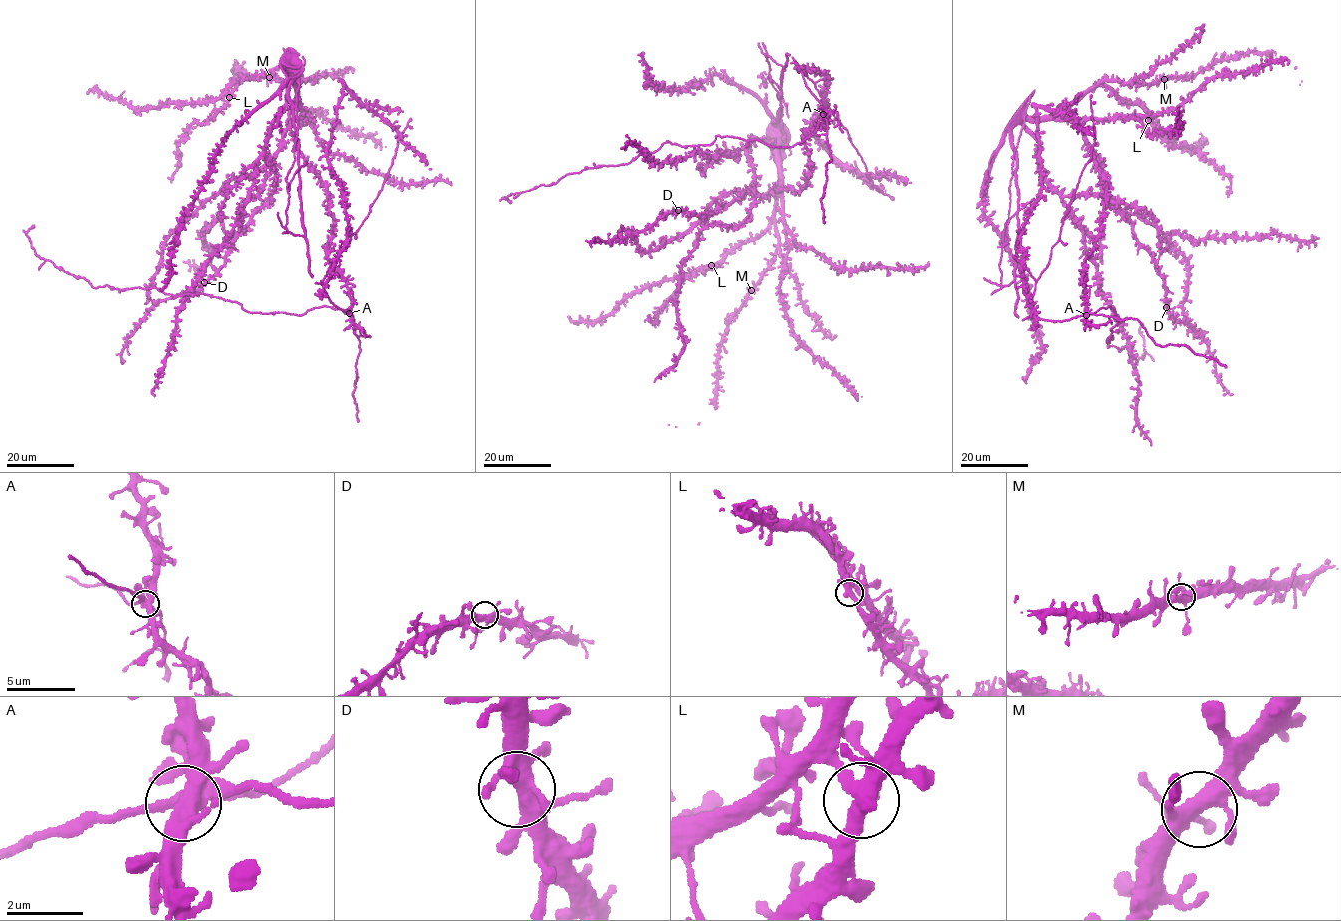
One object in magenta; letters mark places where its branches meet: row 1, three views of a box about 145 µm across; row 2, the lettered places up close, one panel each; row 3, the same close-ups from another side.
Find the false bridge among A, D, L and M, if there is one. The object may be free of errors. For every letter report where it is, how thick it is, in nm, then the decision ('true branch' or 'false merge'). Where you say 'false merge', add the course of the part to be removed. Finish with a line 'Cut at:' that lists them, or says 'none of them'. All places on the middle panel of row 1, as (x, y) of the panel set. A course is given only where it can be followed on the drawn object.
A: place (823, 114); calibre 440 nm; true branch
D: place (678, 210); calibre 400 nm; true branch
L: place (711, 265); calibre 380 nm; true branch
M: place (751, 290); calibre 400 nm; true branch
Cut at: none of them

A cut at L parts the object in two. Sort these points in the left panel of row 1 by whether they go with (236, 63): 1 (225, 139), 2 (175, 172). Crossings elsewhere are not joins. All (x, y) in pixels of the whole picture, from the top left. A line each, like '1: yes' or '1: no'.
1: yes
2: no

